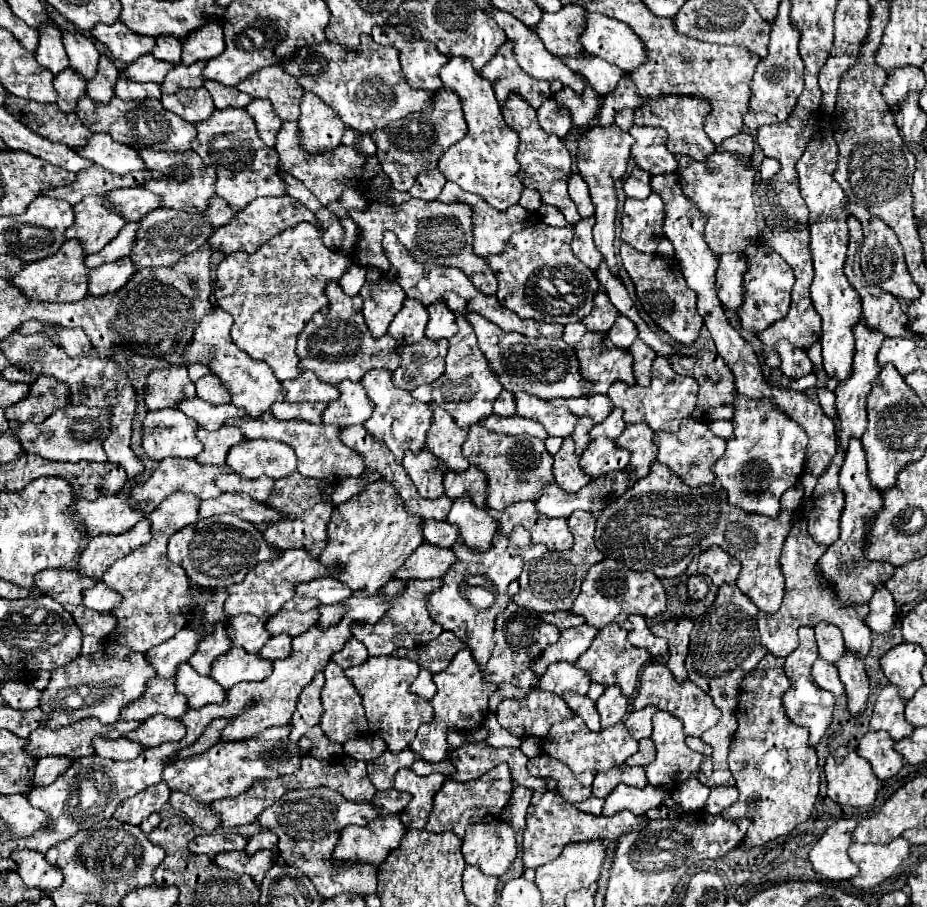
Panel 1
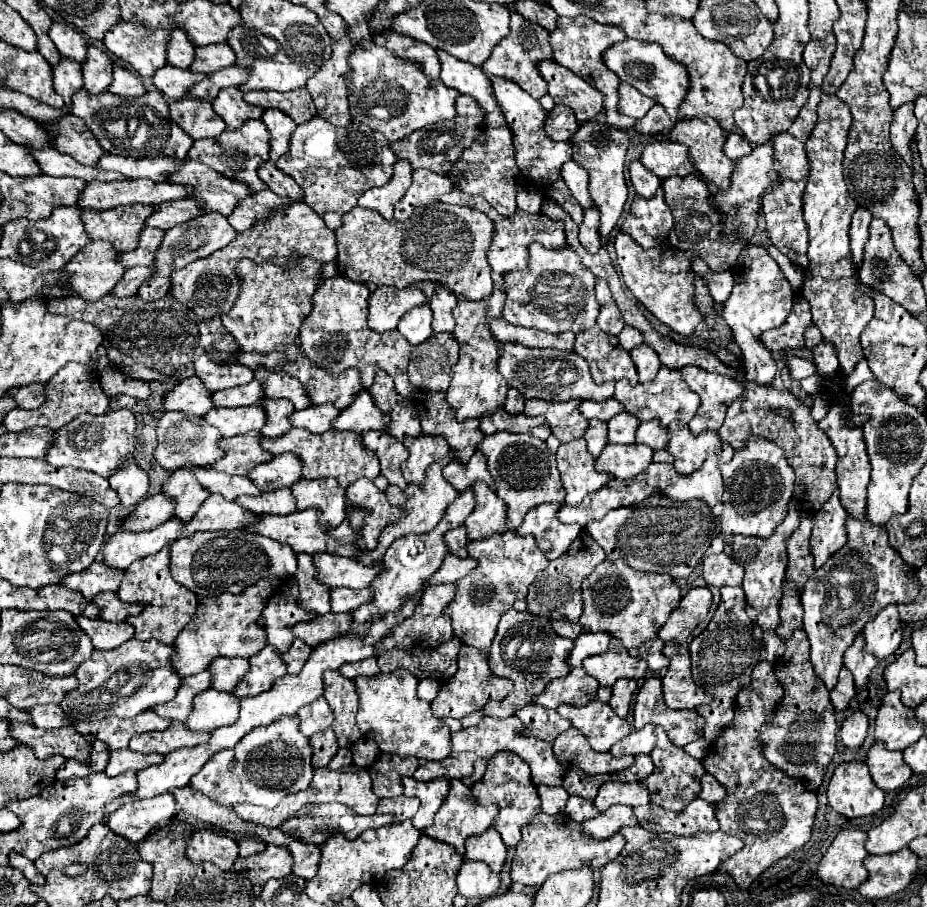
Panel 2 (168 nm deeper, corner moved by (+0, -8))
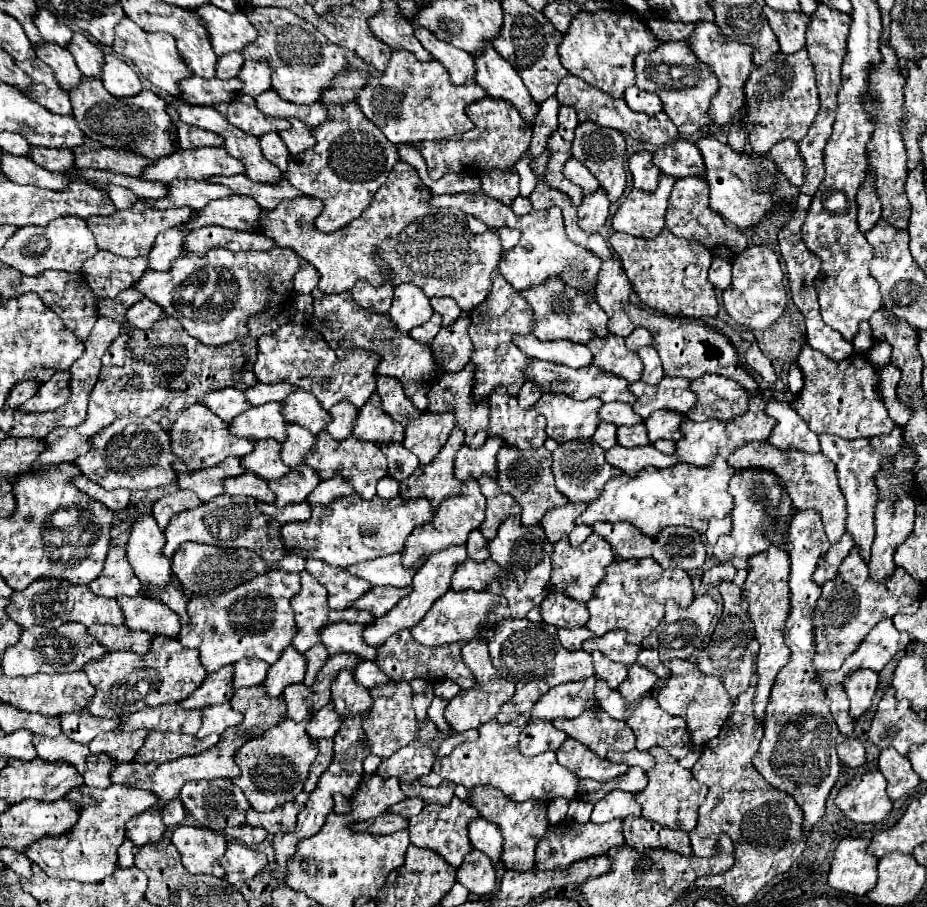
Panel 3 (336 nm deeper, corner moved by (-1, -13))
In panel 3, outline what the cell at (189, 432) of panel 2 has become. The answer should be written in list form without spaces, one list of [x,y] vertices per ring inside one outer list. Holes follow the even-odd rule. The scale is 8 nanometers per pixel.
[[[195,403],[189,409],[185,409],[177,417],[177,421],[169,429],[169,433],[173,439],[173,453],[175,453],[175,457],[179,457],[179,465],[183,465],[183,469],[187,469],[187,465],[191,465],[191,469],[211,467],[211,465],[217,465],[219,461],[223,461],[231,455],[245,457],[255,447],[255,439],[233,435],[229,431],[229,423],[221,421],[203,403]]]

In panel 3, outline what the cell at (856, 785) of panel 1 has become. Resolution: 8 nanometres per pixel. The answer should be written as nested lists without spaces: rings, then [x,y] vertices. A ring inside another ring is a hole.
[[[879,771],[857,775],[849,785],[839,791],[837,805],[855,823],[883,821],[893,807],[885,787],[887,781]]]

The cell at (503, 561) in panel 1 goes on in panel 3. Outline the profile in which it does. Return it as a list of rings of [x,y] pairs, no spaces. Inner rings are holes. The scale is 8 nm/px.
[[[507,517],[495,539],[489,541],[489,553],[491,559],[501,567],[507,569],[507,573],[515,573],[515,581],[495,581],[495,585],[491,585],[491,589],[487,589],[489,593],[495,595],[505,595],[507,599],[507,607],[499,609],[499,613],[491,613],[491,621],[487,621],[487,625],[483,625],[483,629],[479,629],[479,633],[483,633],[485,629],[489,629],[491,625],[495,625],[495,621],[499,617],[525,617],[527,611],[535,605],[541,605],[541,601],[545,599],[547,591],[547,581],[551,577],[551,553],[553,553],[553,545],[547,541],[545,531],[535,525],[535,527],[525,527],[521,523],[521,517]]]

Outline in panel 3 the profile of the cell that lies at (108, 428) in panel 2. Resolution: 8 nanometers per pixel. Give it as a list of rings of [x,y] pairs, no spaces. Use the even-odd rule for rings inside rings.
[[[123,417],[113,425],[105,427],[93,437],[89,453],[81,455],[75,465],[81,467],[83,475],[103,489],[153,489],[177,483],[179,471],[173,467],[175,455],[171,451],[171,435],[159,427],[151,417]]]

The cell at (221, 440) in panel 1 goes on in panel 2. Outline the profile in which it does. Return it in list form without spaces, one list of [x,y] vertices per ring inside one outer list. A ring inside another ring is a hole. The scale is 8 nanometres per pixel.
[[[246,432],[230,438],[230,450],[224,450],[224,458],[212,464],[212,470],[224,474],[246,474],[254,466],[270,460],[270,452],[262,450],[258,444],[260,432]]]

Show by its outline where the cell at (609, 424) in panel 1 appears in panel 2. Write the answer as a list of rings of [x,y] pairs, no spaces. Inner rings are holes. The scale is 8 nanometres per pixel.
[[[620,412],[608,422],[608,442],[612,444],[630,444],[634,442],[634,432],[638,428],[638,420],[628,412]]]

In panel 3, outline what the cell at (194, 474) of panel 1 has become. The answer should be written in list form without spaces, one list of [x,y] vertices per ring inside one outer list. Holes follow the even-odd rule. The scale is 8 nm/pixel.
[[[253,473],[231,477],[223,485],[225,485],[227,495],[251,495],[263,503],[275,503],[275,493],[269,489],[267,481]]]

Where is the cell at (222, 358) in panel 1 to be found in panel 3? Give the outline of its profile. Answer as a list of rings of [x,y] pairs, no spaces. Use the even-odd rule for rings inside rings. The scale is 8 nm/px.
[[[287,425],[287,441],[283,443],[283,463],[291,469],[305,465],[305,459],[315,449],[315,437],[309,429]]]

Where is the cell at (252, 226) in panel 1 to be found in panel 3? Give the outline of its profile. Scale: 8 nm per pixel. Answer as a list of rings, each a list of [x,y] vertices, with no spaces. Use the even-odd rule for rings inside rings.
[[[211,249],[205,255],[185,253],[173,261],[169,271],[147,271],[135,289],[143,291],[151,301],[155,301],[169,317],[175,317],[193,337],[207,345],[225,345],[239,337],[249,335],[247,319],[259,315],[265,309],[275,309],[293,295],[293,273],[299,269],[299,257],[291,249],[271,249],[271,251],[247,251],[231,253],[229,249]]]

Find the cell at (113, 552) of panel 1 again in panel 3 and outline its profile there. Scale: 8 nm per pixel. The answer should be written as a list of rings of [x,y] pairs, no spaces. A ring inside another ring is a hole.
[[[227,493],[203,503],[197,509],[183,511],[171,519],[171,523],[167,525],[165,553],[173,557],[175,549],[185,541],[203,543],[203,545],[219,545],[219,547],[229,547],[229,549],[247,549],[247,551],[257,553],[269,565],[281,561],[287,555],[279,521],[275,521],[273,517],[265,513],[259,513],[255,497],[233,497]]]

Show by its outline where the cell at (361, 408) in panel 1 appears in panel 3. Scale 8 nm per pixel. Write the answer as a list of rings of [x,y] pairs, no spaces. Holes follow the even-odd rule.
[[[375,393],[361,409],[359,409],[359,421],[355,425],[357,439],[371,441],[371,443],[401,443],[405,437],[405,425],[393,421],[387,413],[381,409],[381,399]]]

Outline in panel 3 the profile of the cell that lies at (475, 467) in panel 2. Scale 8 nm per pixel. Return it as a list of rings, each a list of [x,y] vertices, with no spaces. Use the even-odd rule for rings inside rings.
[[[487,437],[485,445],[479,449],[471,449],[463,445],[455,455],[455,475],[459,481],[467,481],[471,477],[479,479],[483,473],[497,473],[497,453],[505,445],[499,437]]]

